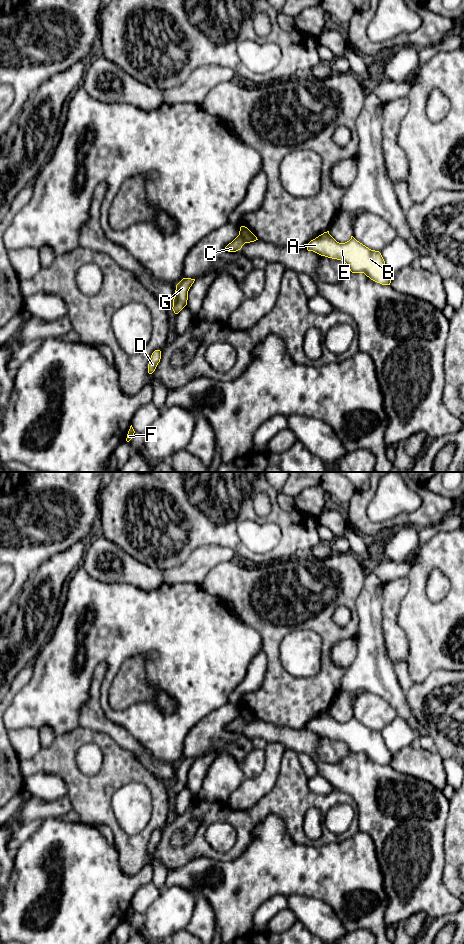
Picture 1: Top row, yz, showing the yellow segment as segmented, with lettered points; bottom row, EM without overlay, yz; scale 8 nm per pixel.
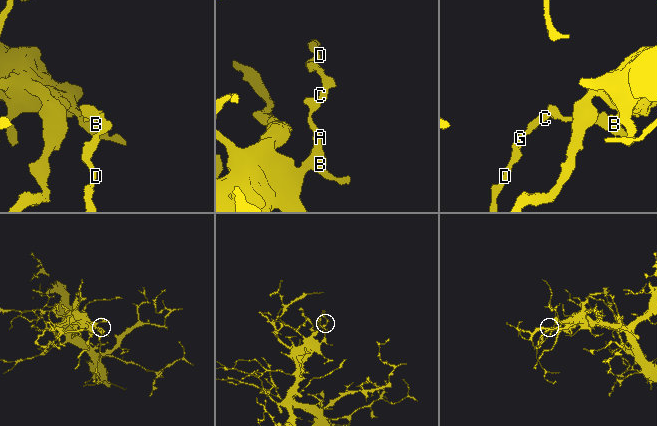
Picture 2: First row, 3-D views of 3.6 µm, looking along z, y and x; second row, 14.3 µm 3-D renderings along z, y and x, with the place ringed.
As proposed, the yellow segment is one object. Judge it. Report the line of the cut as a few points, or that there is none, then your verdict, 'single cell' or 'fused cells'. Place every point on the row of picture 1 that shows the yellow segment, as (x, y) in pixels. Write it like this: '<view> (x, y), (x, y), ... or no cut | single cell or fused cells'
yz (239, 234), (244, 243) | fused cells

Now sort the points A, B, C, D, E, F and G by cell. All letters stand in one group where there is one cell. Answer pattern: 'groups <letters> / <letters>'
groups A B E / C D F G

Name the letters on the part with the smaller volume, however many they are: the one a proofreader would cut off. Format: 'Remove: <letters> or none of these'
Remove: C, D, F, G

